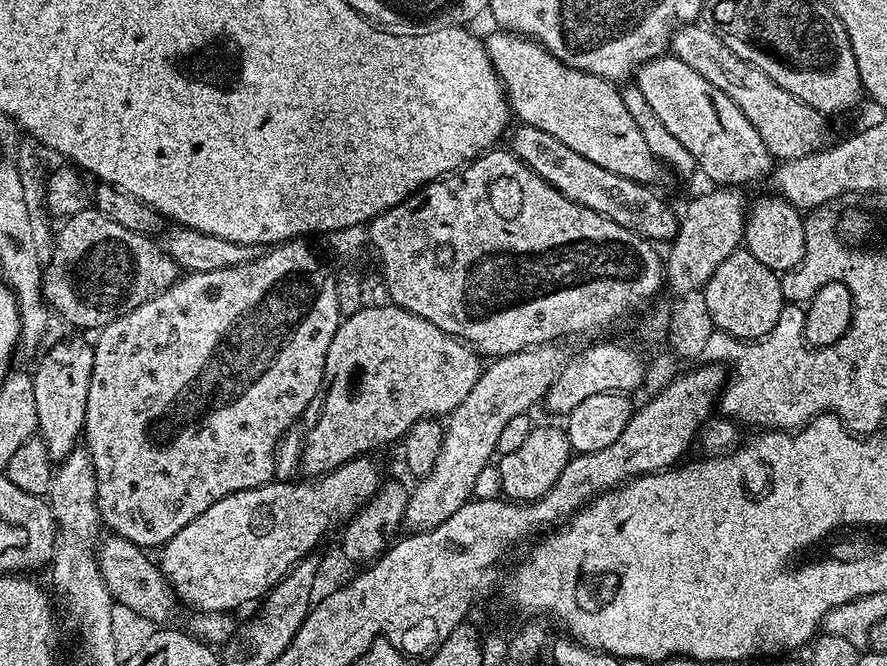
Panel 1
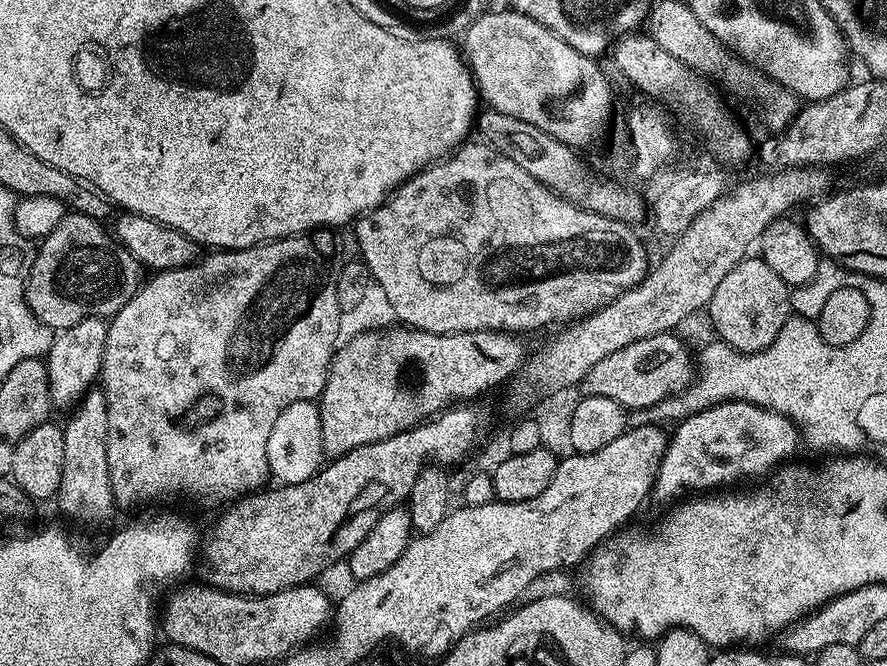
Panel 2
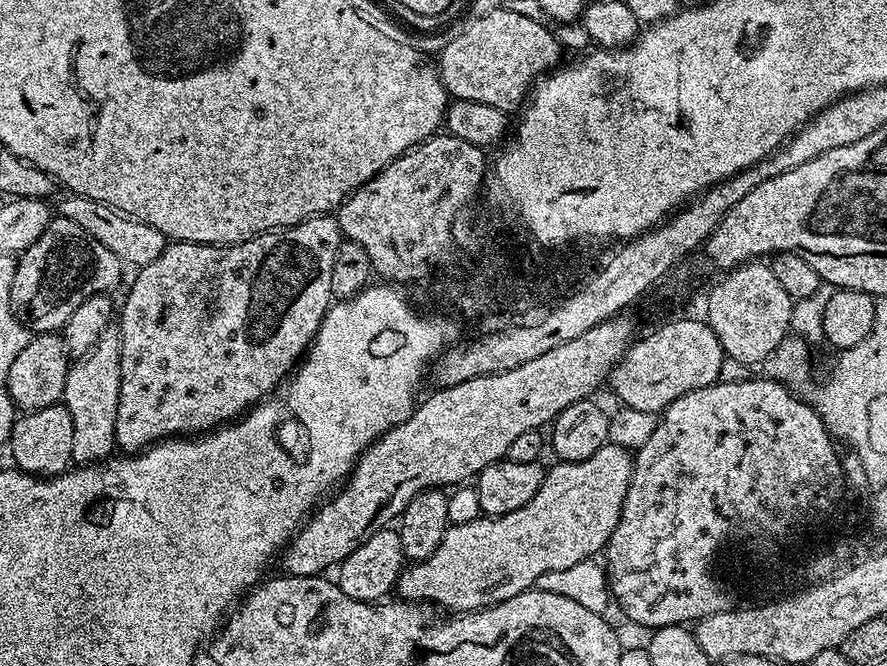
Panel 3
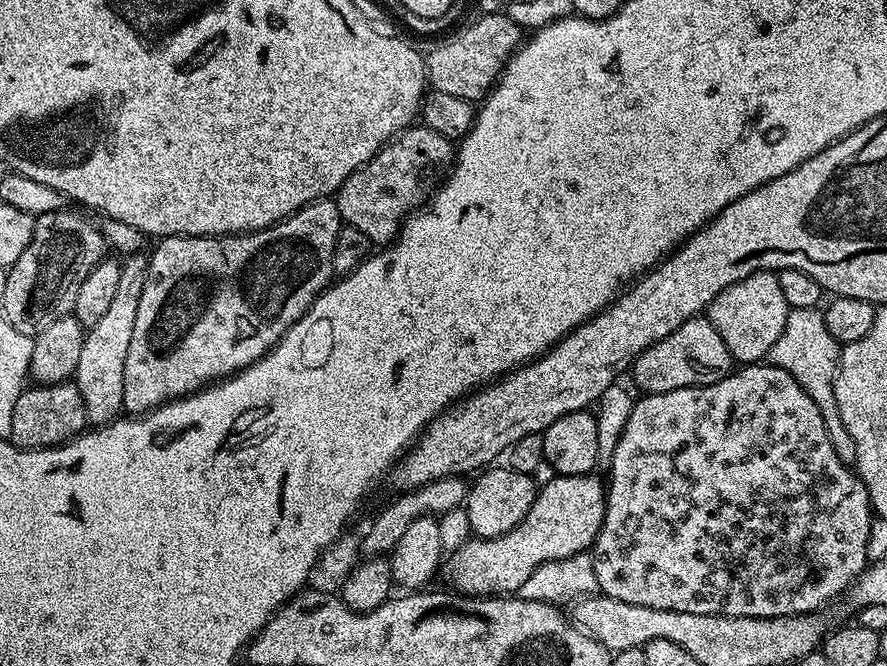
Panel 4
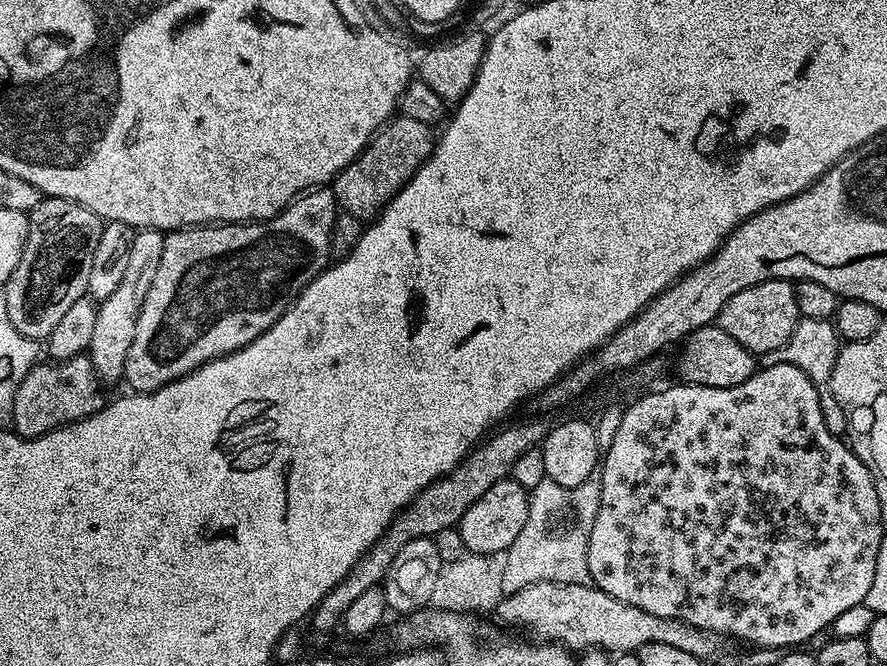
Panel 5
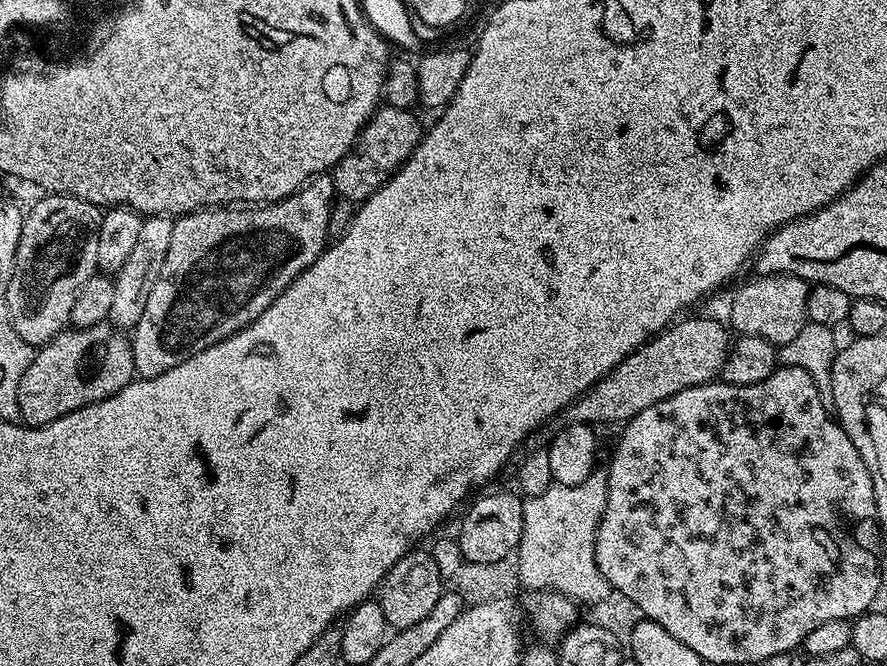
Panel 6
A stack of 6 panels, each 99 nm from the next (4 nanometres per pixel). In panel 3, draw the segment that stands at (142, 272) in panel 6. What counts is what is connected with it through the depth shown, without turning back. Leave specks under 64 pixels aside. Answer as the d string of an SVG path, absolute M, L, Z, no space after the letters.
M110 326L100 335L94 350L75 357L68 365L64 399L70 410L70 422L74 422L74 454L76 466L99 464L113 455L116 448L116 423L118 422L118 398L122 386L122 346L120 329Z

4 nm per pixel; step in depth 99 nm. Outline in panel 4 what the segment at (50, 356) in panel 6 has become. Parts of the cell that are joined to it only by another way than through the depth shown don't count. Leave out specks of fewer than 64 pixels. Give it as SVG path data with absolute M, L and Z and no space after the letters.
M75 383L36 384L25 387L24 393L14 402L14 422L11 441L18 448L55 448L85 431L88 424L86 406Z

